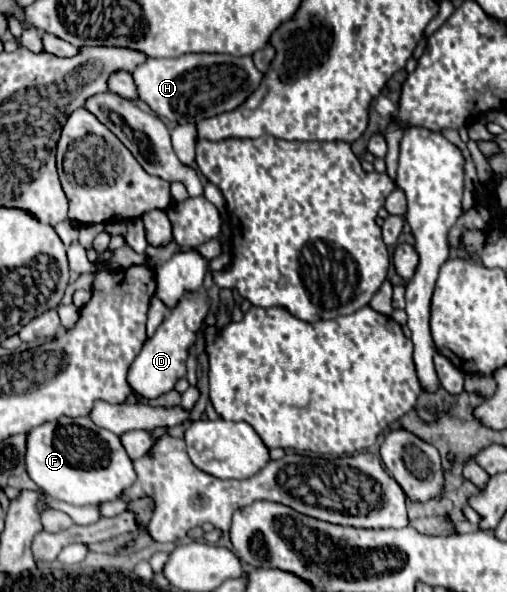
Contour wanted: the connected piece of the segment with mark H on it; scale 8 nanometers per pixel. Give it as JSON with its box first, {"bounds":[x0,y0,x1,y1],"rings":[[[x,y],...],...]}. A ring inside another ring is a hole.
{"bounds":[133,54,261,124],"rings":[[[183,54],[179,58],[147,58],[135,68],[133,80],[139,98],[147,102],[159,116],[177,120],[179,124],[195,124],[203,118],[217,116],[237,108],[261,80],[261,72],[249,56],[229,54]]]}

